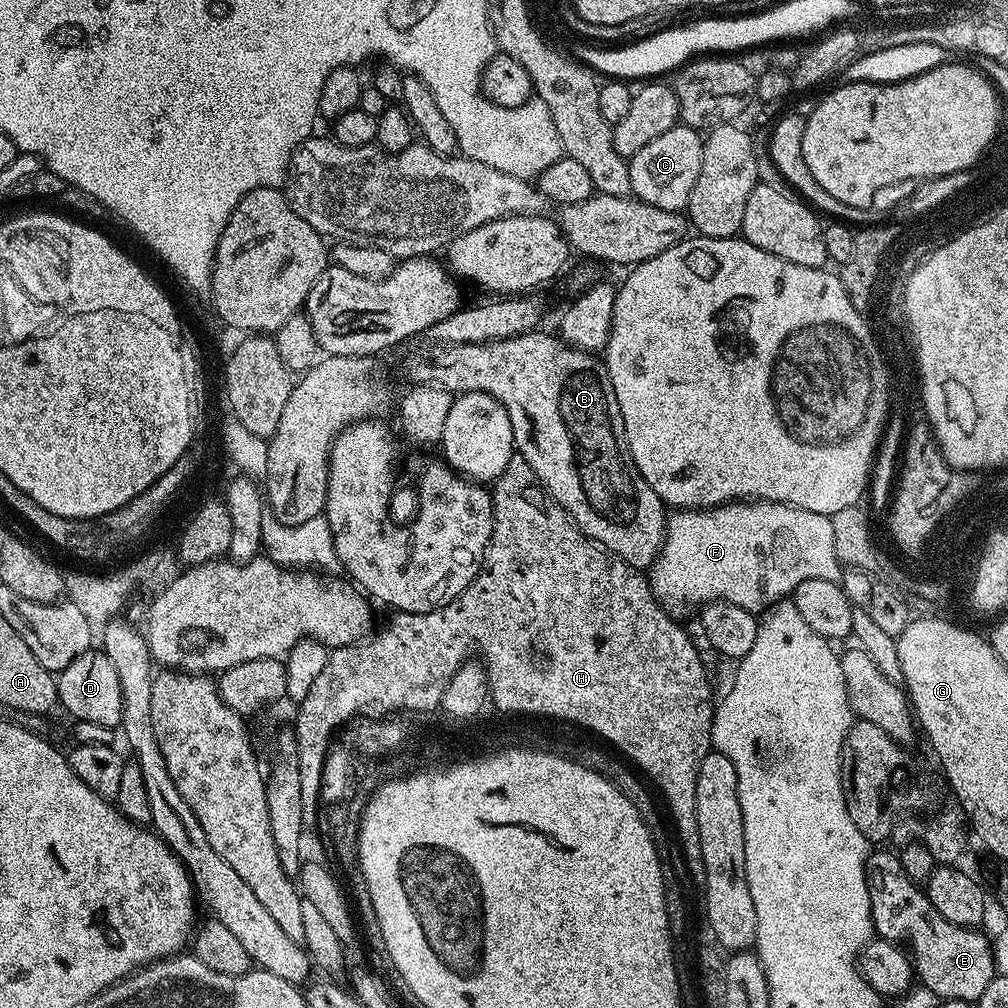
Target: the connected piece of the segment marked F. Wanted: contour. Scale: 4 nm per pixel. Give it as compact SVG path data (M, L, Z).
M750 500L747 502L729 502L719 504L717 508L697 508L695 510L676 510L667 517L664 526L664 544L660 548L660 553L656 555L656 561L652 563L650 571L647 573L648 583L652 585L652 592L656 599L665 606L672 604L696 604L703 606L710 604L714 600L725 600L734 606L742 606L742 610L750 610L757 614L763 613L772 607L779 600L791 597L797 586L806 582L809 578L826 578L827 580L839 581L842 565L834 550L834 526L830 516L814 514L814 510L802 510L789 504L779 504L773 500Z

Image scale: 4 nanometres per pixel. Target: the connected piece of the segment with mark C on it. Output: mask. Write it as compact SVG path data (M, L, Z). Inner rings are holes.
M677 122L670 130L666 130L666 134L658 134L654 142L646 142L646 146L642 146L642 150L635 152L628 160L632 196L650 206L658 206L658 210L684 212L690 202L690 194L694 190L694 182L698 182L698 174L702 170L703 149L701 133L683 122Z

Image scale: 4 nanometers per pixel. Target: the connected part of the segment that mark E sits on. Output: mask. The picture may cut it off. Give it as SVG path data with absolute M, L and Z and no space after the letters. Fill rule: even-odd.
M873 851L868 858L868 893L870 894L870 914L875 935L882 940L905 942L910 949L912 966L919 983L929 988L934 994L945 1000L971 1000L973 1002L982 998L986 986L998 975L995 966L993 941L980 933L979 927L963 928L954 926L954 922L946 922L938 910L928 901L927 895L902 870L899 855L893 852Z

